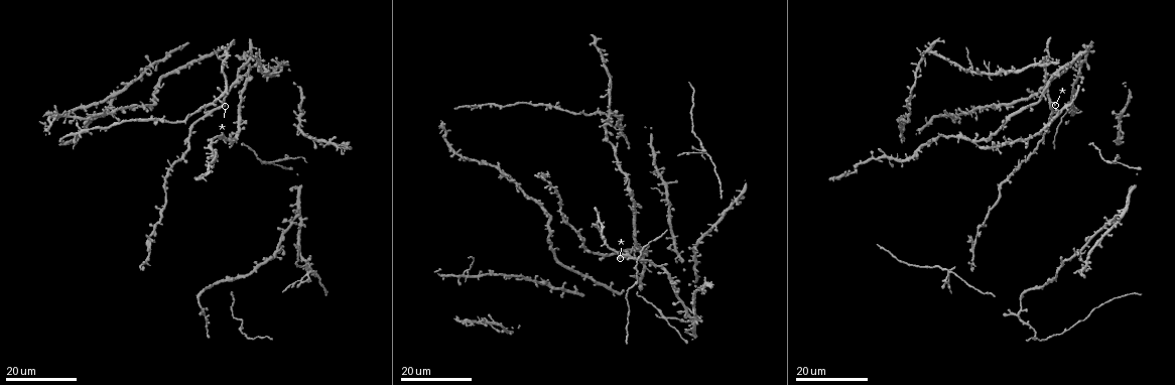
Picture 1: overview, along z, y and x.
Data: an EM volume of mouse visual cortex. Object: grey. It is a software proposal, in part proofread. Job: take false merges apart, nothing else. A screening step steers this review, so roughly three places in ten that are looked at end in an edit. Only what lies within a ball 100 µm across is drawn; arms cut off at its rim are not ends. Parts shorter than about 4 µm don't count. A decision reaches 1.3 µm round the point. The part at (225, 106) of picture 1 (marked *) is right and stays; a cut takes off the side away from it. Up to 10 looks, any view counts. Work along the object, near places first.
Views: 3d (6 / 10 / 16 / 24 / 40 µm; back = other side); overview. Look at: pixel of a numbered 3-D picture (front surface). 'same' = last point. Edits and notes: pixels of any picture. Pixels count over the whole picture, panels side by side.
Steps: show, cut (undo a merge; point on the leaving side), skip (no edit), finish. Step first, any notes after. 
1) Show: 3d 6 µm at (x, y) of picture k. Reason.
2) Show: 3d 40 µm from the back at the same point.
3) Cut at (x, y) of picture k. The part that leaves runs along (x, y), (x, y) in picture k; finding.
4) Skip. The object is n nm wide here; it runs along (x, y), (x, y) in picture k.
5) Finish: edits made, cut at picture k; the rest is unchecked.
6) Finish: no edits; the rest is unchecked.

Show: 3d 16 µm at (990, 75) of picture 1. Looks like a crossing.

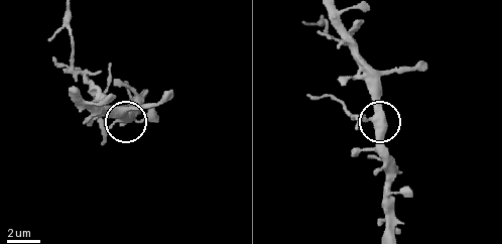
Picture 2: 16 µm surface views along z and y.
Show: 3d 6 µm at (372, 119) of picture 2.

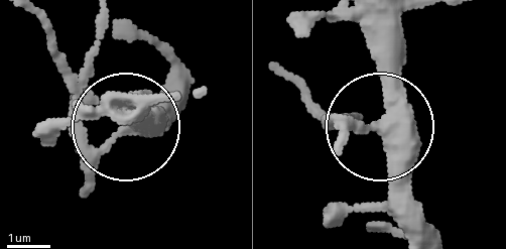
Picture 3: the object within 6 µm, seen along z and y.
Cut at (70, 86) of picture 3. 4 arms meet here; a second neuron is stuck on.

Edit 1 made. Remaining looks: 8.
Show: 3d 24 µm at (1079, 77) of picture 1.

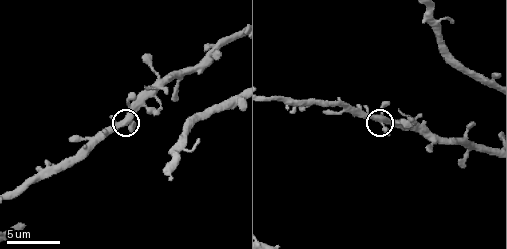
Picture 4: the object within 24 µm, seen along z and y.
Show: 3d 10 µm at (382, 125) of picture 4.

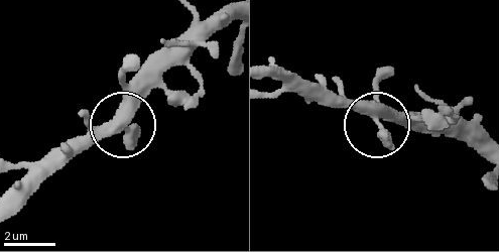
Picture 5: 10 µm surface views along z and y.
Skip. 4 arms meet here; continuous, no second neuron.

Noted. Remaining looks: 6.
Show: 3d 16 µm at (72, 113) of picture 1. Arms part here.

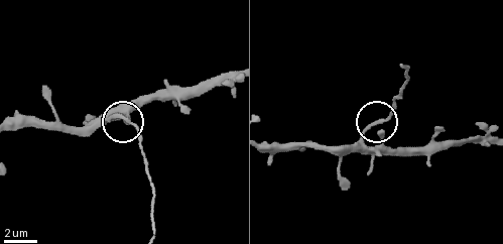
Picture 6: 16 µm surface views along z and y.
Show: 3d 6 µm at (121, 118) of picture 6.

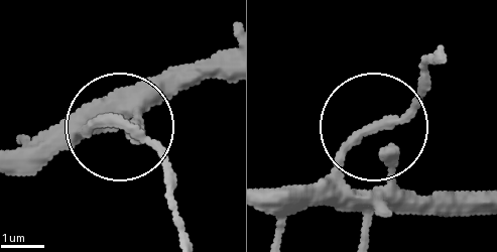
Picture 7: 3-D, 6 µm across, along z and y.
Show: 3d 6 µm from the back at (373, 127) of picture 7.

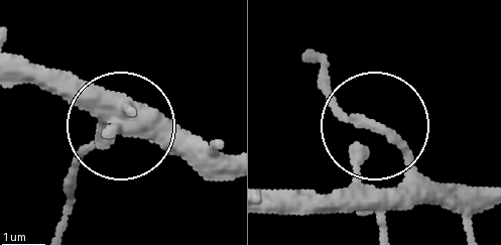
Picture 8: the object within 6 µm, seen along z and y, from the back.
Cut at (86, 147) of picture 8. The part that leaves runs along (393, 140), (343, 112), (318, 57) in picture 8; two neurons meet here.

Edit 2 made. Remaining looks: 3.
Show: 3d 16 µm at (600, 221) of picture 1.

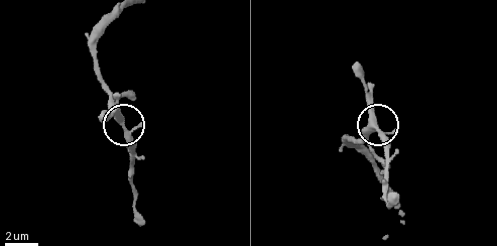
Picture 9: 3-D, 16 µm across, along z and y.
Show: 3d 10 µm at (120, 120) of picture 9. Zoom in.

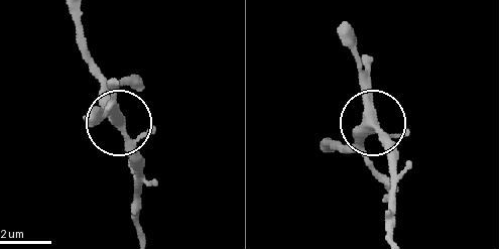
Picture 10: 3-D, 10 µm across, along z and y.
Skip. One neuron here.

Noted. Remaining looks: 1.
Finish: edits made, cut at picture 3, cut at picture 8; the rest is unchecked.

